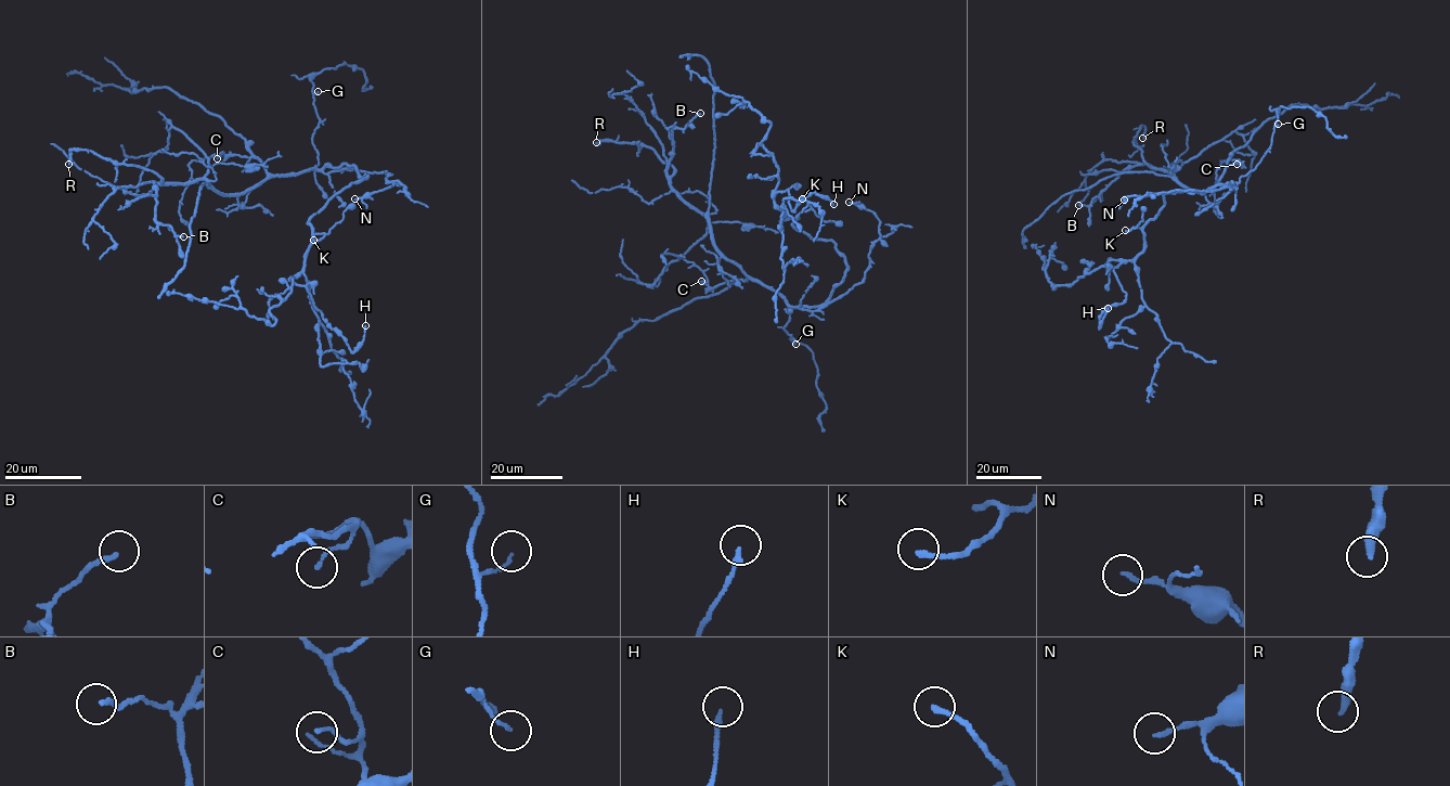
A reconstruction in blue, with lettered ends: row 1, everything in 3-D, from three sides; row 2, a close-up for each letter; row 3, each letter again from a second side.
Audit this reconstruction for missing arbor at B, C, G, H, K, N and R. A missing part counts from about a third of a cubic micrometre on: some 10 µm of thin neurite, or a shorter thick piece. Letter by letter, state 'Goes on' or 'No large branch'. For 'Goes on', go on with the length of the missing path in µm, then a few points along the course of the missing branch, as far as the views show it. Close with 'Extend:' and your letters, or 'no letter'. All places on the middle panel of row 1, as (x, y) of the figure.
B: No large branch
C: No large branch
G: No large branch
H: No large branch
K: Goes on. Missing length about 4 µm
N: No large branch
R: Goes on. Missing length about 30 µm
Extend: K, R

